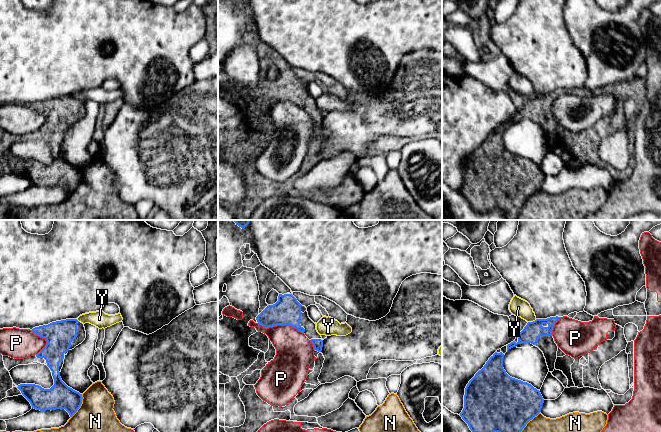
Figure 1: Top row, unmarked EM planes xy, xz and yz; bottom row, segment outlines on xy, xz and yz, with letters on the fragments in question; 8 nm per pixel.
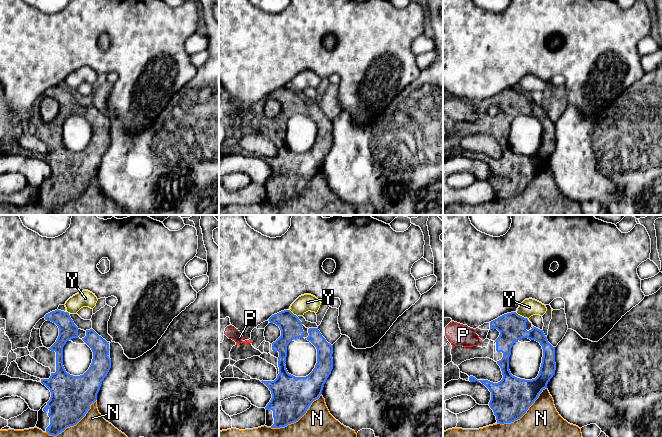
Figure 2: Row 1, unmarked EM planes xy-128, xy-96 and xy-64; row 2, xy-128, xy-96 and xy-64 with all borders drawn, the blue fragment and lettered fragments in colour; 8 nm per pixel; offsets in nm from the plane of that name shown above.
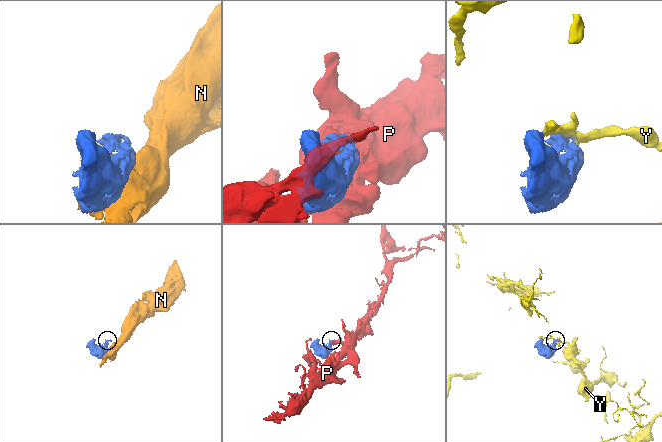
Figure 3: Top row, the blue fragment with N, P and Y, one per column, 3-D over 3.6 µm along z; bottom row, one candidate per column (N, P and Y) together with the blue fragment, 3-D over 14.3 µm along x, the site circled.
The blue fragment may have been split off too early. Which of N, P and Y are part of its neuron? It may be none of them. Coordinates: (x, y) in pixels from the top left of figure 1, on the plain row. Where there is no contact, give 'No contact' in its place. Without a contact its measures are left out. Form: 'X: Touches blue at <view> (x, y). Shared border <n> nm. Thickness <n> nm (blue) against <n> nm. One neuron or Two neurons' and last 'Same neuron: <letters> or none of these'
N: Touches blue at yz (524, 202). Shared border 320 nm. Thickness 460 nm (blue) against 420 nm. Two neurons
P: Touches blue at xz (281, 100). Shared border 380 nm. Thickness 220 nm (blue) against 300 nm. Two neurons
Y: Touches blue at yz (533, 97). Shared border 80 nm. Thickness 150 nm (blue) against 140 nm. Two neurons
Same neuron: none of these

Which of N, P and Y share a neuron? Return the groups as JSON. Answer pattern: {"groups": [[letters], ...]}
{"groups": [["N"], ["P"], ["Y"]]}

